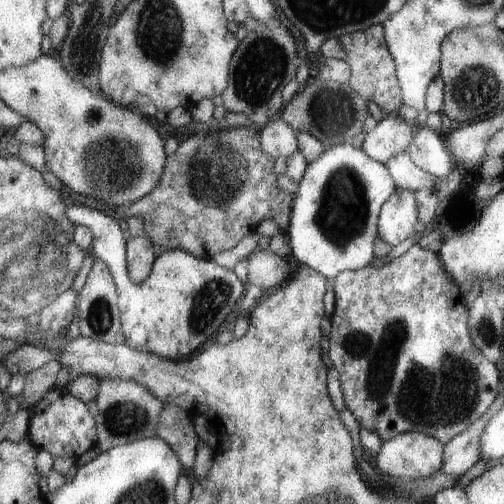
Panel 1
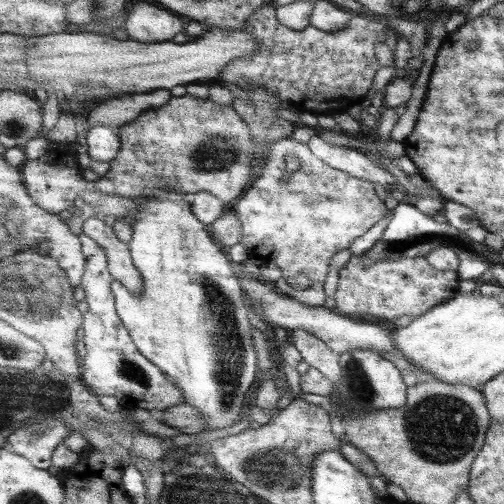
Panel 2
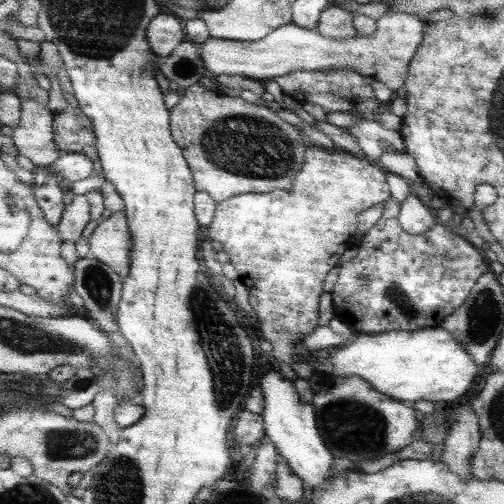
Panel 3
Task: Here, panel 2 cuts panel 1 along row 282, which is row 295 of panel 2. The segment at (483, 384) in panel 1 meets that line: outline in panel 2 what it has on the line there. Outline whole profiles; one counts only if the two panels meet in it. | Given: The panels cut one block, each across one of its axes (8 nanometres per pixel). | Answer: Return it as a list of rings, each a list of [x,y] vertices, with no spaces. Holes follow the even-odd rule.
[[[353,256],[339,270],[337,290],[335,290],[335,312],[343,316],[355,314],[371,314],[385,320],[397,320],[399,316],[419,318],[427,310],[443,304],[457,296],[459,276],[457,272],[439,272],[435,270],[423,256],[415,258],[399,258],[399,260],[381,260],[373,264],[373,260],[365,256]]]

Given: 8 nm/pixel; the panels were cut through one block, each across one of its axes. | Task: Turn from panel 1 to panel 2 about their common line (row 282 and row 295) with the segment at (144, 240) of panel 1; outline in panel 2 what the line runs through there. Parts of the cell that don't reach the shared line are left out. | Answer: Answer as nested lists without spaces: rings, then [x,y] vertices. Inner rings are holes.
[[[89,214],[89,216],[85,216],[83,234],[97,240],[105,248],[105,252],[111,256],[109,258],[111,276],[117,282],[121,282],[127,290],[131,290],[131,294],[139,296],[143,290],[143,278],[131,260],[129,246],[115,236],[113,226],[107,226],[101,216],[95,218],[93,214]]]

